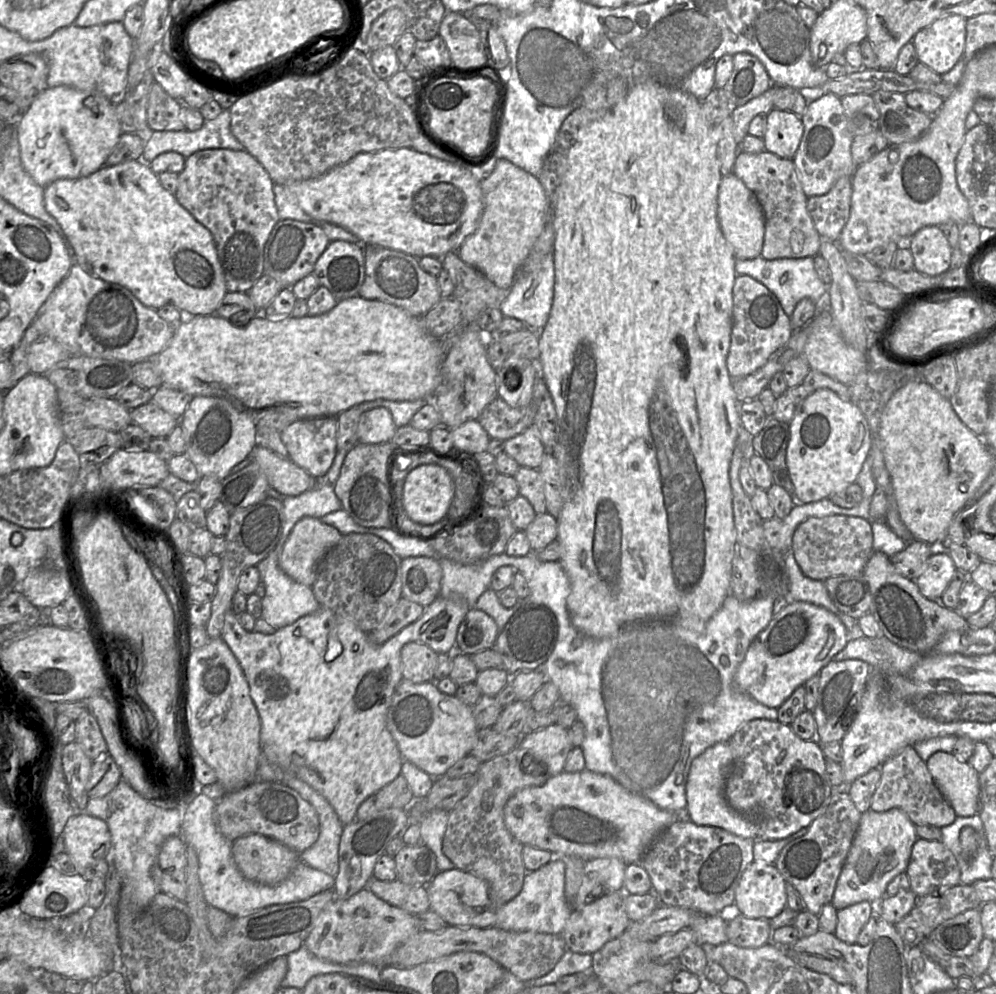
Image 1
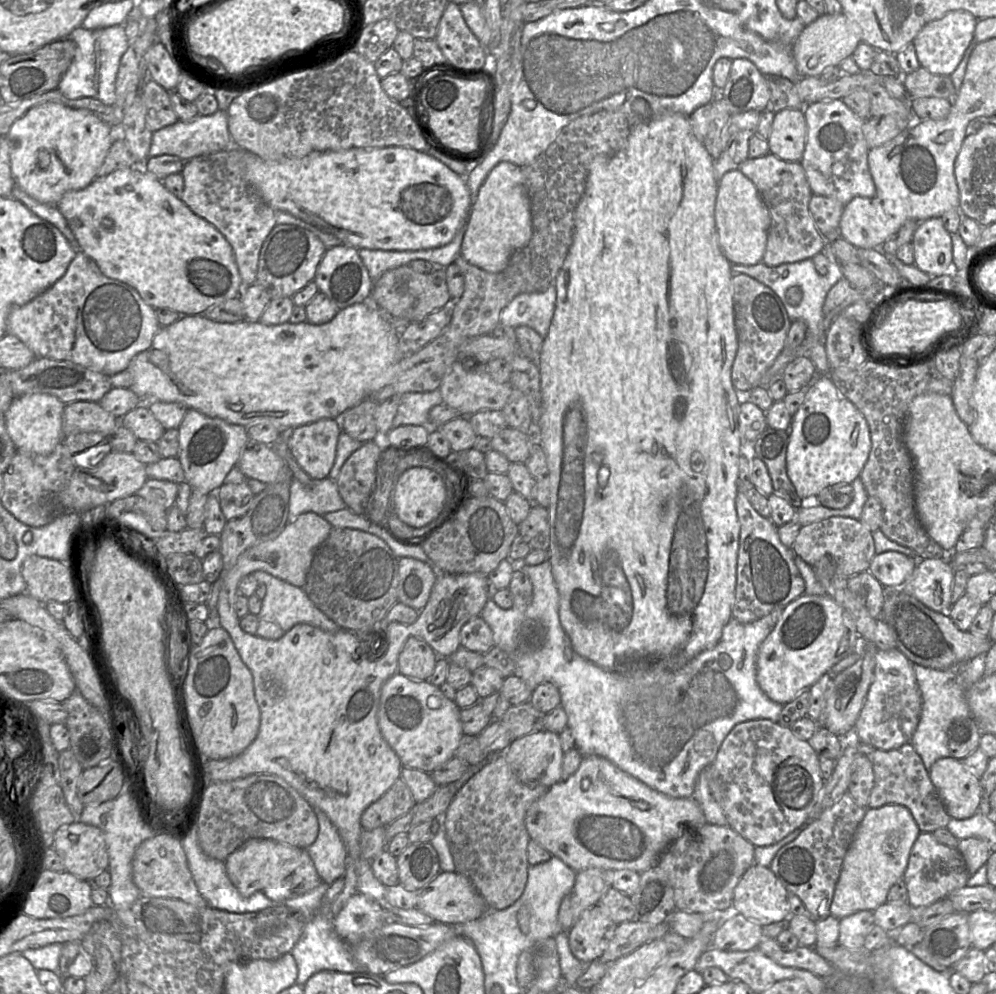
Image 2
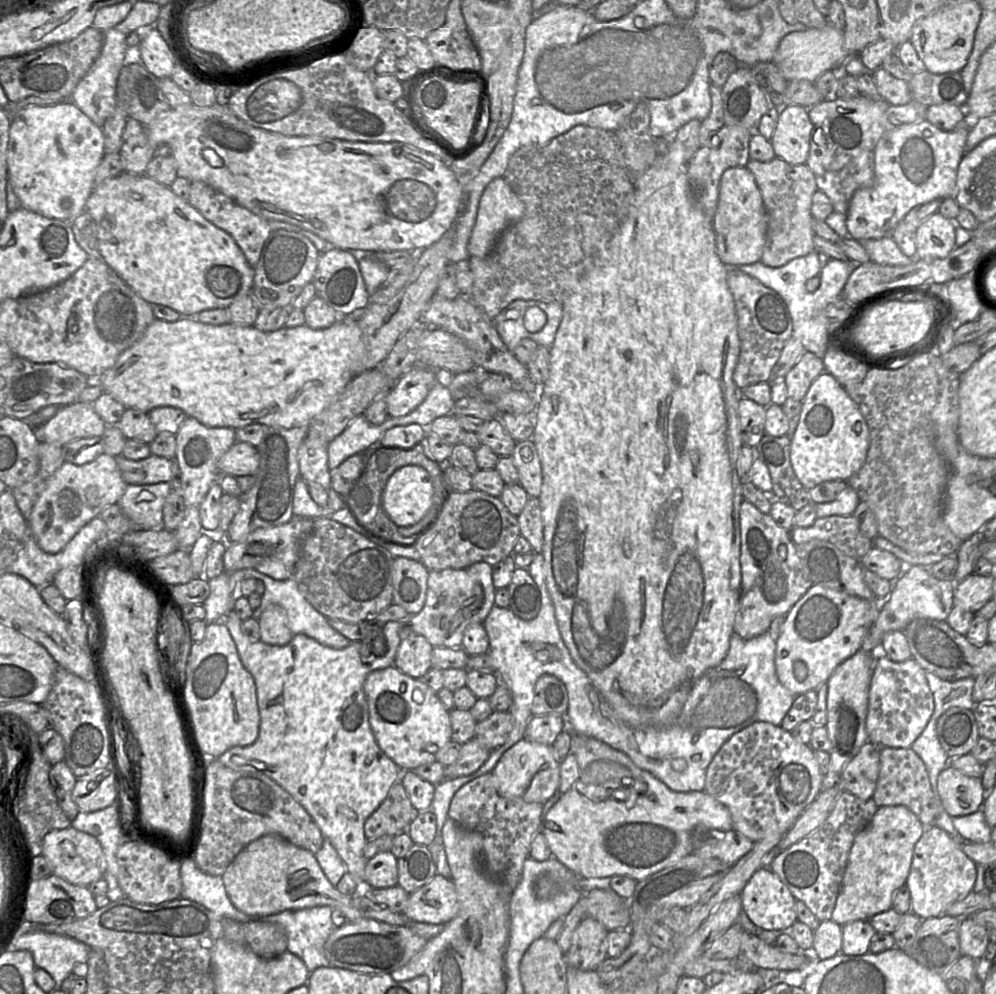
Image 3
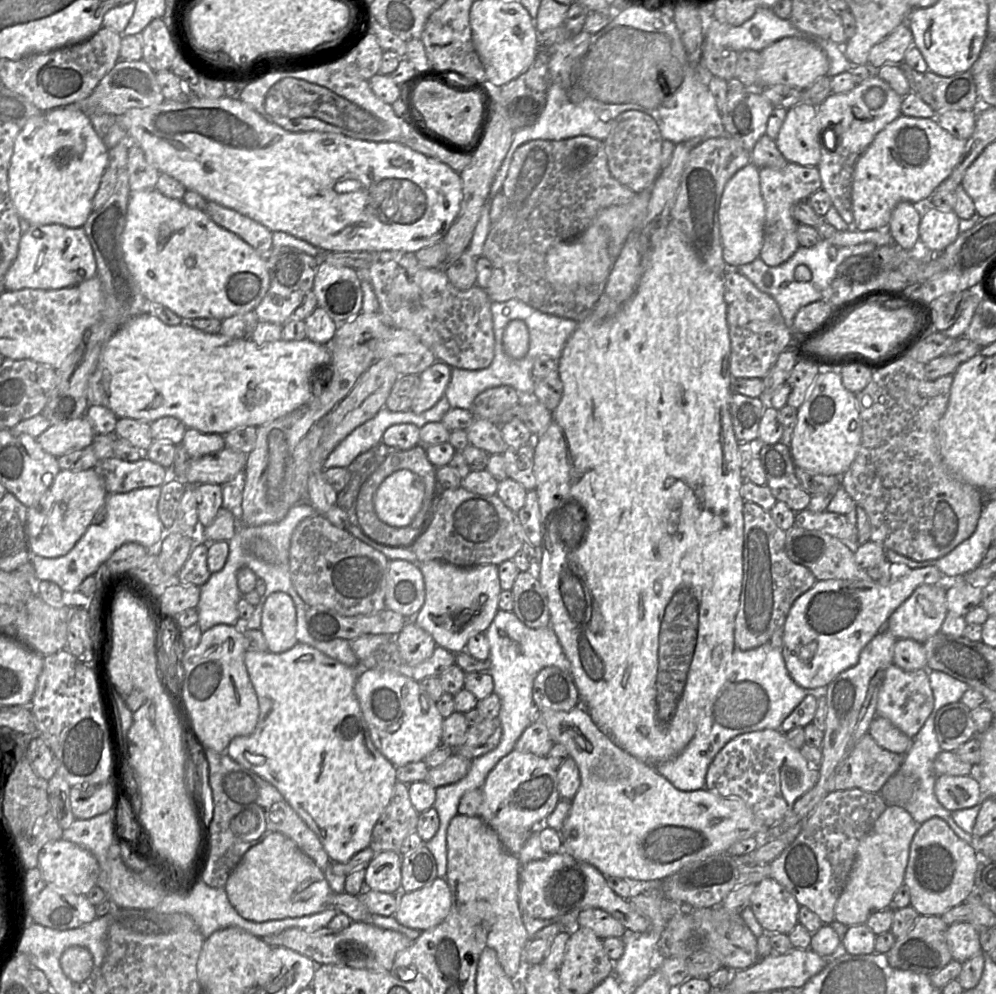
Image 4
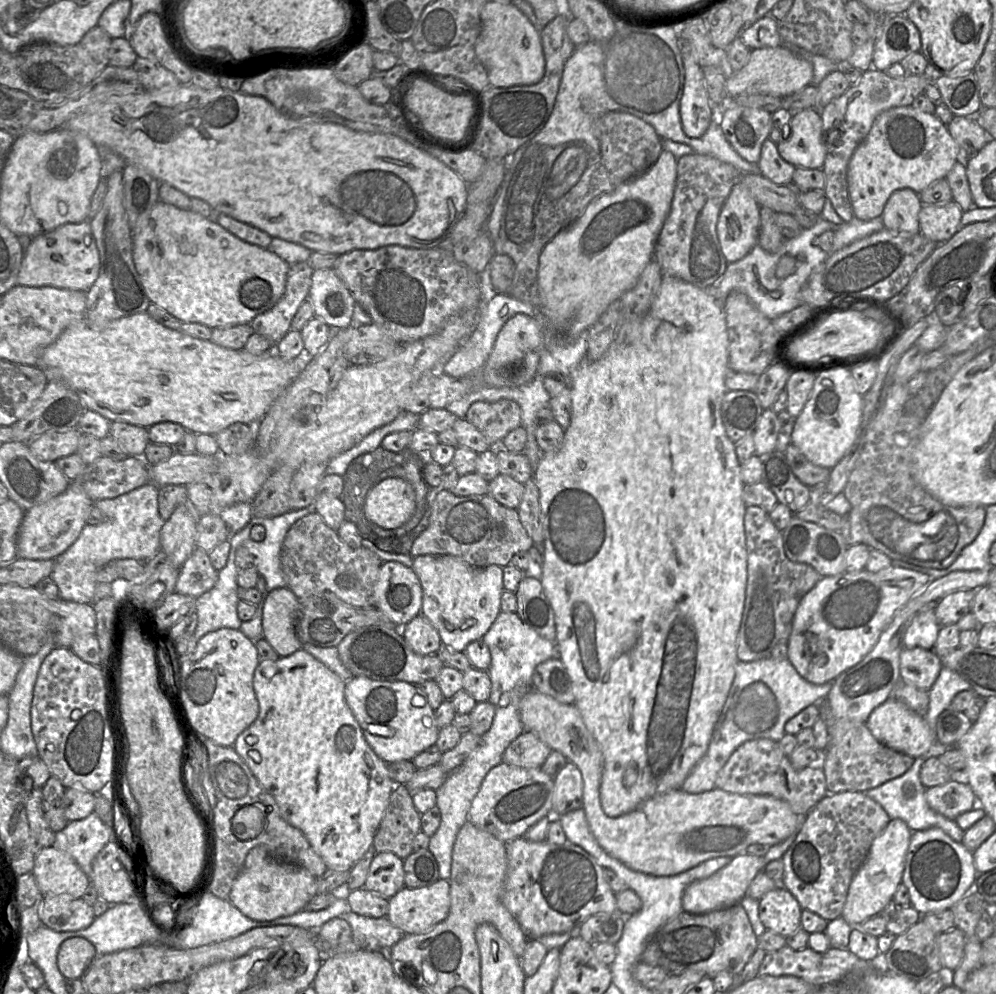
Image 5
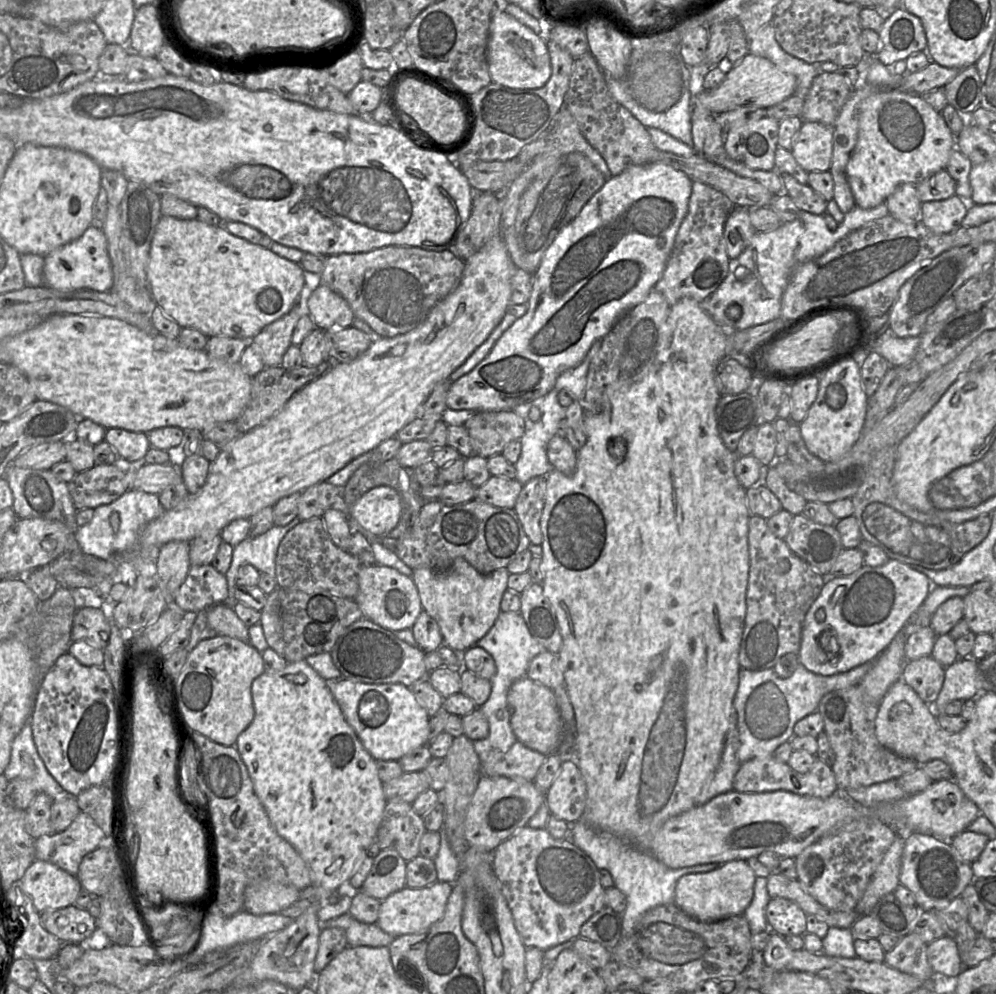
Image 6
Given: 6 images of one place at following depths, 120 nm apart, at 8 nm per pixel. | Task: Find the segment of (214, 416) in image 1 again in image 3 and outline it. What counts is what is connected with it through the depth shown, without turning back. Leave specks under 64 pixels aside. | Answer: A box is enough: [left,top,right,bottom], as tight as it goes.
[175,416,236,508]

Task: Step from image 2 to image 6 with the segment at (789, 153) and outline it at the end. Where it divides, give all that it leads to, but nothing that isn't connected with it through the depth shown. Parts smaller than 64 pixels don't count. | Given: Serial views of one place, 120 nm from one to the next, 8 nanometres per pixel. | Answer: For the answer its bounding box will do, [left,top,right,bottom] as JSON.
[791,121,832,171]

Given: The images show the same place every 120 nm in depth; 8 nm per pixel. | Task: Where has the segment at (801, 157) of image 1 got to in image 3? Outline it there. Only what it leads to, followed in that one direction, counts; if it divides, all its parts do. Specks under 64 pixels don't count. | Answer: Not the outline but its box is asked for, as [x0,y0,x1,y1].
[805,95,889,215]

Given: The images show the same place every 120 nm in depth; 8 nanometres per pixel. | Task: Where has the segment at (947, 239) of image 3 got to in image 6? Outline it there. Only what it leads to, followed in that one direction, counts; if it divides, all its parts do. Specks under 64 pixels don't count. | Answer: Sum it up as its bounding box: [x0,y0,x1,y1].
[921,194,973,234]

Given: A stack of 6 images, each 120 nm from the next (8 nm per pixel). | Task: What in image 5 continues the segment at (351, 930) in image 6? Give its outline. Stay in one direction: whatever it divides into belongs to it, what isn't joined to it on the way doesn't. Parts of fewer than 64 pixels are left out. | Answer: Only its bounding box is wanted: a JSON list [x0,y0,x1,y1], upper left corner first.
[340,911,405,950]

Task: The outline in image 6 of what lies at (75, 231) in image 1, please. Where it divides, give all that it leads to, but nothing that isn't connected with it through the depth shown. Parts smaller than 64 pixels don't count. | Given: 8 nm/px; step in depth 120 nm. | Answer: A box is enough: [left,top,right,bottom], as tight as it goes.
[146,215,305,342]

